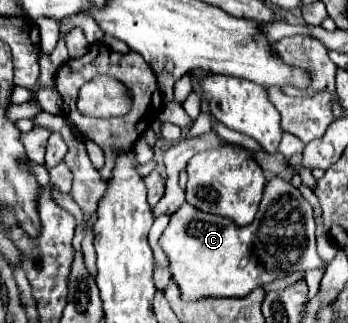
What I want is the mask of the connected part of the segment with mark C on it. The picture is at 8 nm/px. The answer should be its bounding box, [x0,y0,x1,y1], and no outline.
[159,177,323,301]

